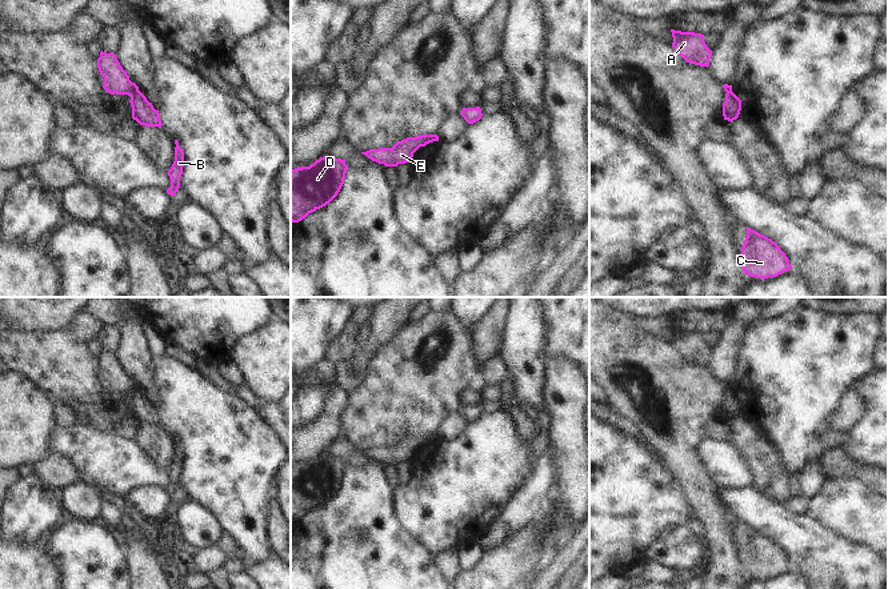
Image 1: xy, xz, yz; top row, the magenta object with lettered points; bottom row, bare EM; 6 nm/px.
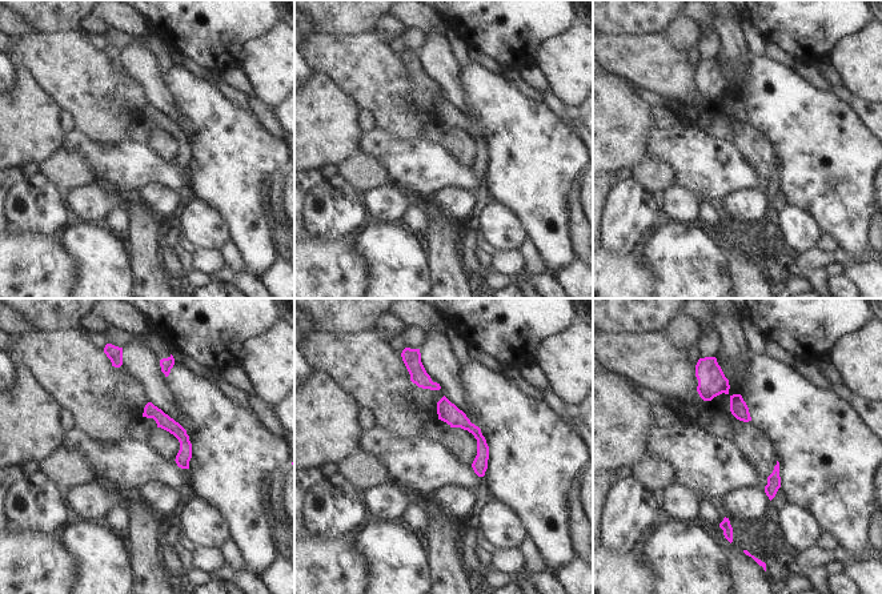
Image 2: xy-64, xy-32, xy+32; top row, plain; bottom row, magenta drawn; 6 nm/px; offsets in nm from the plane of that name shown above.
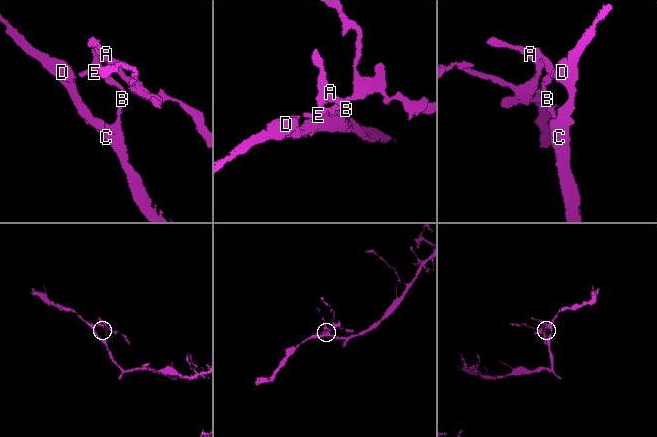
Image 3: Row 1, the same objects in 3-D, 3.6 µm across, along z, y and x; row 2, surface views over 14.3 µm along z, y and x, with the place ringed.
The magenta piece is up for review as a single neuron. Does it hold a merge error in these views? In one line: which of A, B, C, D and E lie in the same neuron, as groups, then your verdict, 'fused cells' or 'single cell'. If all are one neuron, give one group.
A E / B C D; fused cells

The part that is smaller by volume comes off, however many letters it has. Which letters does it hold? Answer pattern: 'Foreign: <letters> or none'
Foreign: A, E

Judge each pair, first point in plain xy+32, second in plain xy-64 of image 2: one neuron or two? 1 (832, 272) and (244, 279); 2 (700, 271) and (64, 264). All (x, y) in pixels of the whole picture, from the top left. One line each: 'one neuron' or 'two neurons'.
1: two neurons
2: two neurons

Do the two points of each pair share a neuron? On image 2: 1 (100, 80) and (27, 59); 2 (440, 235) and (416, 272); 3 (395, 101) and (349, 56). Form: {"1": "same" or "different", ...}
{"1": "same", "2": "different", "3": "same"}

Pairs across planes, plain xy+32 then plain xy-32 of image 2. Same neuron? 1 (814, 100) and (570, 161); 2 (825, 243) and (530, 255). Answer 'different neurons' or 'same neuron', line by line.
1: same neuron
2: same neuron

